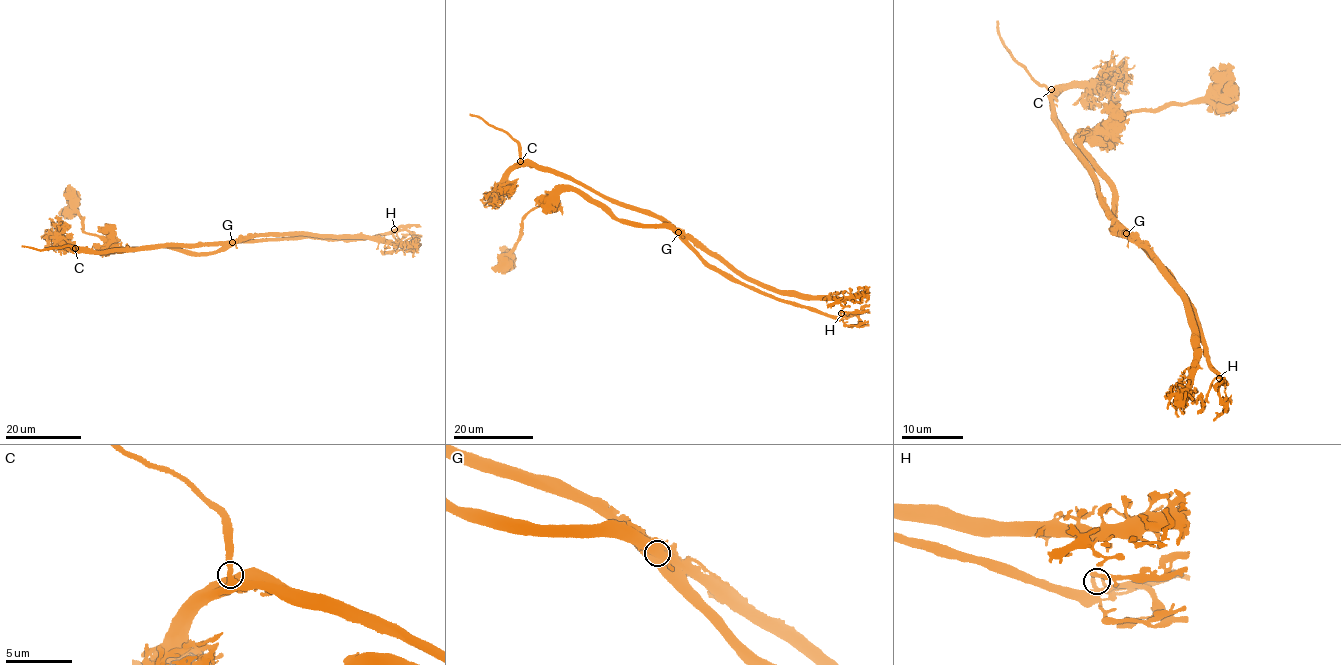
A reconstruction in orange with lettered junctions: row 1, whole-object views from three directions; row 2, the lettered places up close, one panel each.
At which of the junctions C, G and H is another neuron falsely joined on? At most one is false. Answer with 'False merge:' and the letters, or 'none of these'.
False merge: G

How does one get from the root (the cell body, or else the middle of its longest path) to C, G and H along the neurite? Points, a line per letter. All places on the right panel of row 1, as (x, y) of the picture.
C: (1101, 139), (1085, 140), (1079, 153), (1112, 193), (1109, 231), (1112, 218), (1098, 180), (1059, 127), (1051, 89)
G: (1101, 139), (1100, 143), (1085, 140), (1079, 153), (1104, 178), (1112, 193), (1113, 234), (1120, 236), (1127, 233)
H: (1101, 139), (1085, 140), (1079, 153), (1112, 193), (1113, 234), (1141, 245), (1169, 276), (1219, 378)

